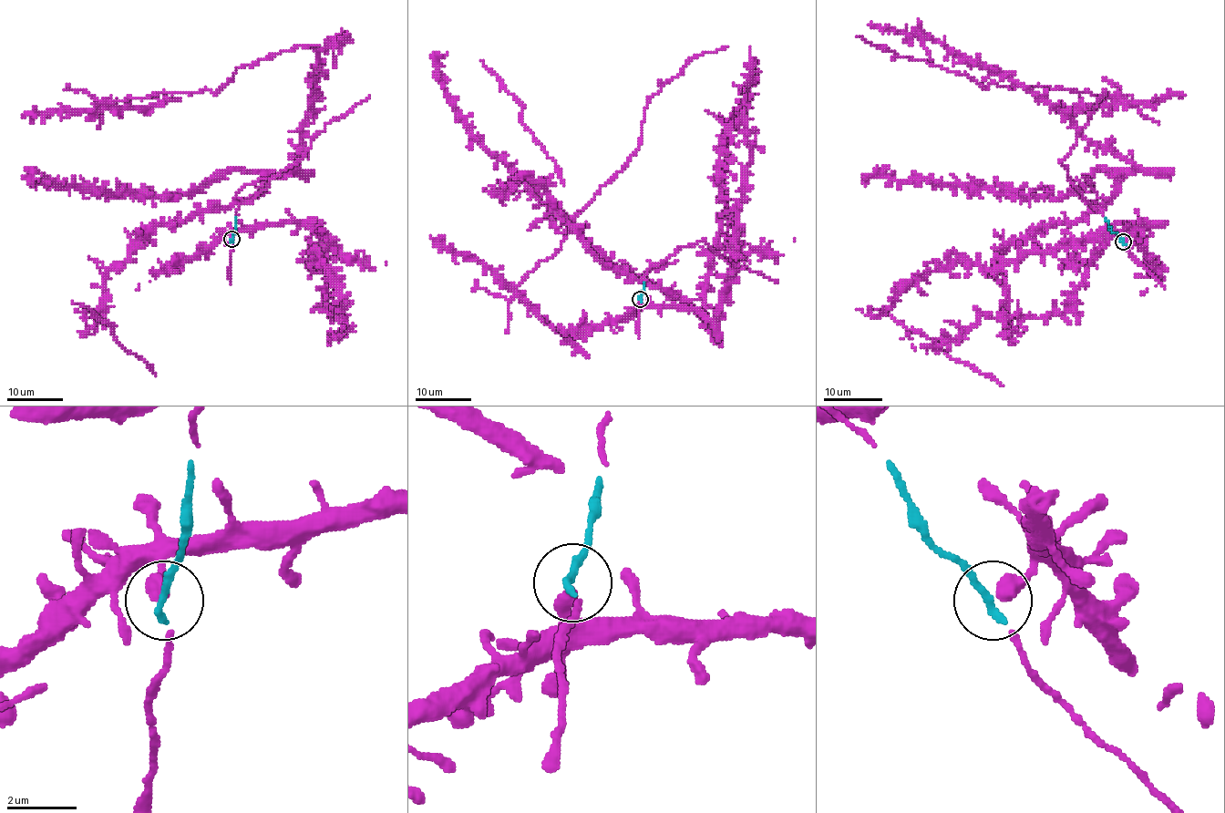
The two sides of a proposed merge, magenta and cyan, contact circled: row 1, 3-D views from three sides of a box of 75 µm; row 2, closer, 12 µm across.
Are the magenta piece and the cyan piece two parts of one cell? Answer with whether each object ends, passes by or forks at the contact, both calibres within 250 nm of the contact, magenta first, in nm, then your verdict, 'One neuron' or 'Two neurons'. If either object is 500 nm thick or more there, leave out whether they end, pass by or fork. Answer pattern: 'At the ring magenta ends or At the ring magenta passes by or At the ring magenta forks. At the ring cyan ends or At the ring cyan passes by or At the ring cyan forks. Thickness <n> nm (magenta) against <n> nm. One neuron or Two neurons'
At the ring magenta passes by. At the ring cyan ends. Thickness 320 nm (magenta) against 260 nm. One neuron

